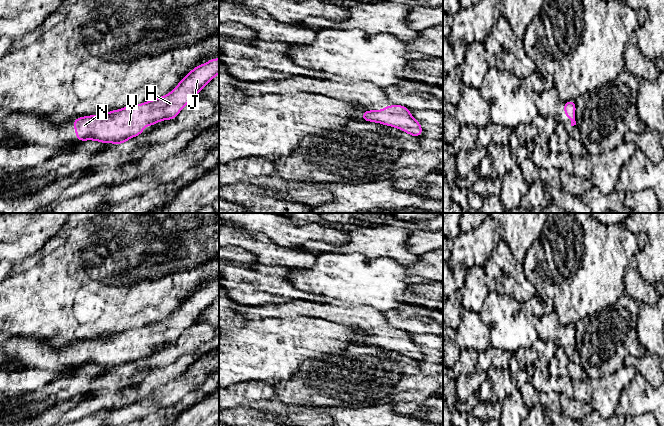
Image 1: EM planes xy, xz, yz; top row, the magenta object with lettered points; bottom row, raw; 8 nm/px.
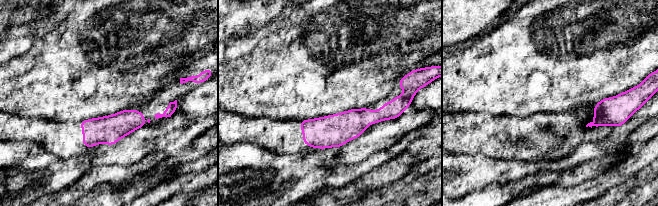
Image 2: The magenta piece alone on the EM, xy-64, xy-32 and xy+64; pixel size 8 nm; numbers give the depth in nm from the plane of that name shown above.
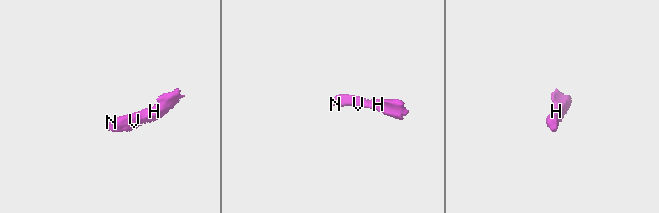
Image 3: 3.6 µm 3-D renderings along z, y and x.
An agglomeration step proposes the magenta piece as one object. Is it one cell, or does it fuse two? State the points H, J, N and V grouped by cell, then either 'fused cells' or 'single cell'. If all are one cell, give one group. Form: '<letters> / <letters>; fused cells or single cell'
H J N V; single cell

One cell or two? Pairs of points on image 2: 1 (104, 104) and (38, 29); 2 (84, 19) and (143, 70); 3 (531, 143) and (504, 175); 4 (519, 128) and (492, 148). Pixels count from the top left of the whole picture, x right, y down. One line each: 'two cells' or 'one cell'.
1: one cell
2: one cell
3: two cells
4: one cell

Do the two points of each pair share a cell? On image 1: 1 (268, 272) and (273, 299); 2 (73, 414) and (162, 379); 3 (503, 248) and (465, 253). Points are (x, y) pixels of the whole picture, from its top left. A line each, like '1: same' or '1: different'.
1: same
2: same
3: different

